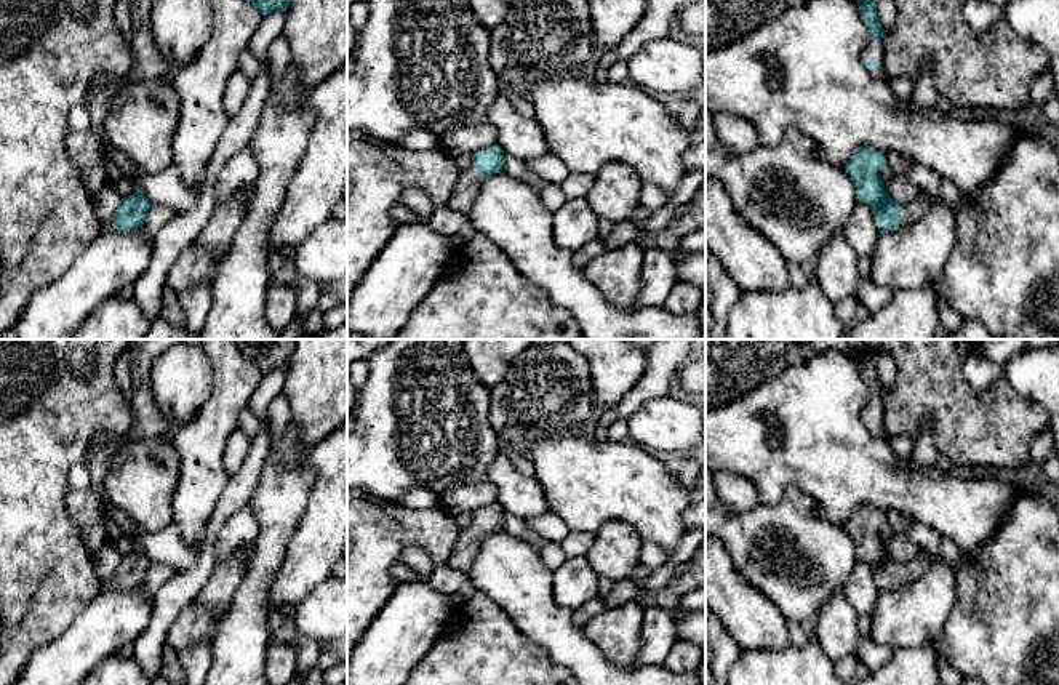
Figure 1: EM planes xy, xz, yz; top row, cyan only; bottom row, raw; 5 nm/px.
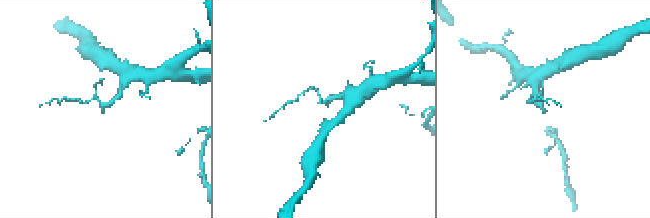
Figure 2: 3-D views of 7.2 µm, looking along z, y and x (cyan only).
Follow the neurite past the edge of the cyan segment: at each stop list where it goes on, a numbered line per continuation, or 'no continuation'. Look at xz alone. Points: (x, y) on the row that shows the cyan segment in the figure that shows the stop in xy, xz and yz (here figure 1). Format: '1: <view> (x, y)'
1: xz (467, 186)

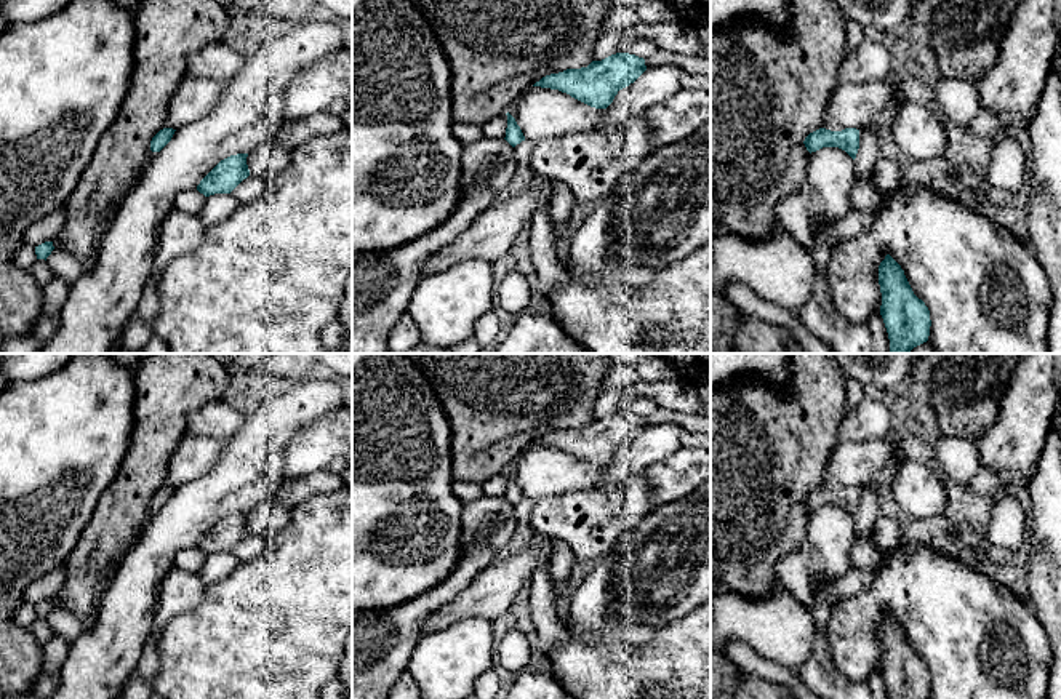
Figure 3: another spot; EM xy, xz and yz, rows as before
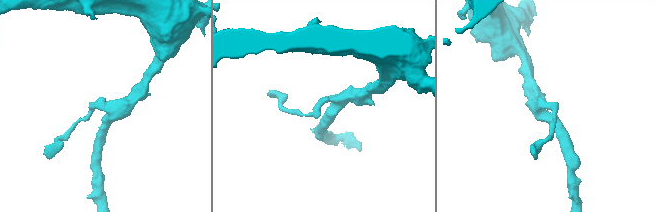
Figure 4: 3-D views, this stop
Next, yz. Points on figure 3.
no continuation

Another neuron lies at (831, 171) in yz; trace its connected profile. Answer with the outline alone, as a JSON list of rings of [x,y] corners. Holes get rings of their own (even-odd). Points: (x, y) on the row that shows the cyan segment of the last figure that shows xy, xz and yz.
[[[823,147],[808,157],[807,184],[795,195],[783,198],[775,214],[779,227],[803,248],[813,248],[815,230],[821,222],[832,222],[853,210],[850,192],[855,186],[855,160],[839,147]]]

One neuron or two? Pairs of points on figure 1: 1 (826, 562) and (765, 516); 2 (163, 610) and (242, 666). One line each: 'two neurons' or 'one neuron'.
1: one neuron
2: two neurons

